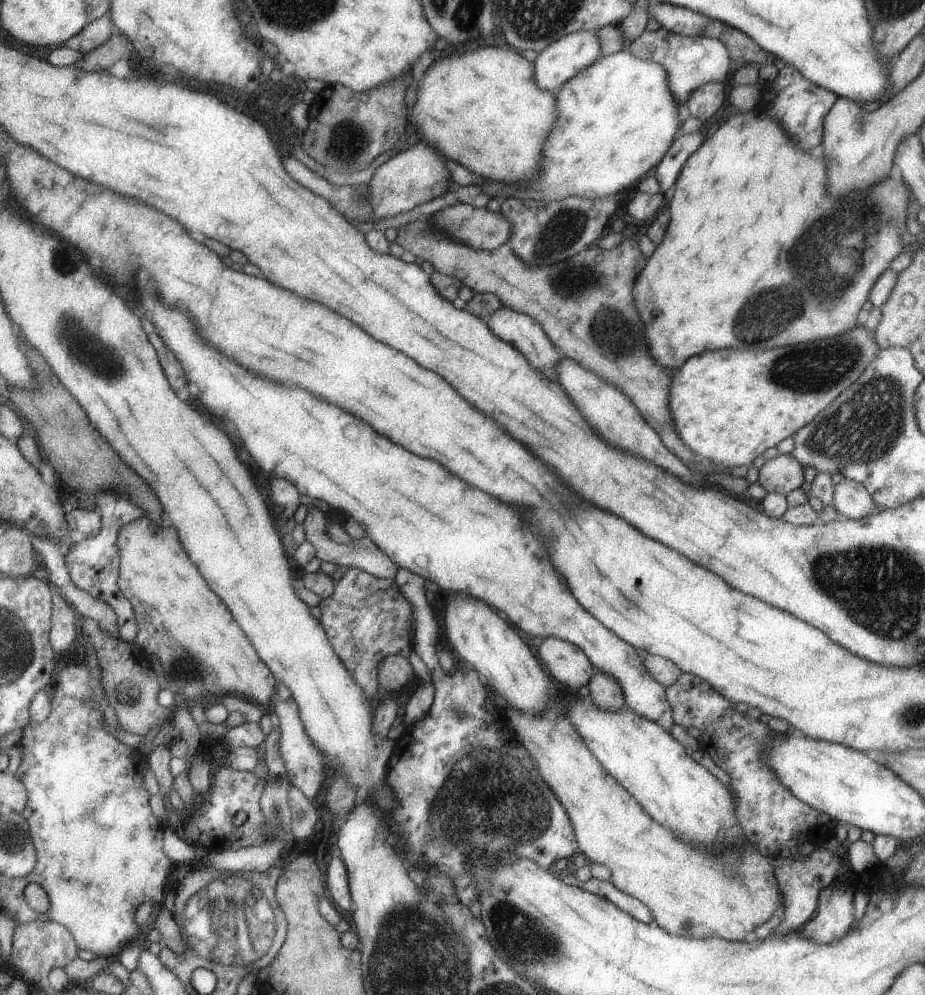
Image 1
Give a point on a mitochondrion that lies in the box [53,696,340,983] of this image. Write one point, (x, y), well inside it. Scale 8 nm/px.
(232, 922)

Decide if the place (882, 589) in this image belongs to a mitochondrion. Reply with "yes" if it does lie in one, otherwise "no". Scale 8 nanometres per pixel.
yes

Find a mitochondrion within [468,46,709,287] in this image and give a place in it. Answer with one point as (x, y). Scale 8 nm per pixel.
(556, 236)

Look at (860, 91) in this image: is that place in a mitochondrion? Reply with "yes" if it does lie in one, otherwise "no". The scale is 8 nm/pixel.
no

